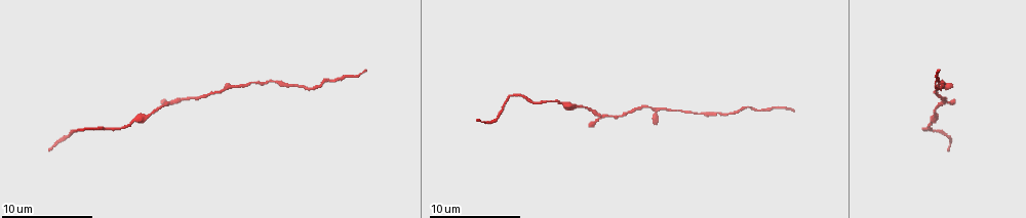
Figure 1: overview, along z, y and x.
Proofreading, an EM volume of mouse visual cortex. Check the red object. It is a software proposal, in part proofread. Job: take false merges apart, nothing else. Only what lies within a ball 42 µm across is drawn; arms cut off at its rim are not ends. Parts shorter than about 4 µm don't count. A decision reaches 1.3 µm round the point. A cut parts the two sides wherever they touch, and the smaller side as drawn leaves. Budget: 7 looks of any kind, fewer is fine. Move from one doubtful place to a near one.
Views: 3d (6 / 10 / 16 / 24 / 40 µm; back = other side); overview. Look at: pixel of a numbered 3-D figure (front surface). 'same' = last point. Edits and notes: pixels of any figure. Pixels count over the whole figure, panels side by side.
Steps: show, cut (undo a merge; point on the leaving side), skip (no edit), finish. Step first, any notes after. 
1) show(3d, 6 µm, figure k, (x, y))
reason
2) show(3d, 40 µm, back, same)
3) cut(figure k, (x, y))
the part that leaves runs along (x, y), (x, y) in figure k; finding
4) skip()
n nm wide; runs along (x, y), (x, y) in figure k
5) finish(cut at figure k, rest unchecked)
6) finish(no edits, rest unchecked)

show(3d, 10 µm, figure 1, (667, 107))
sudden change in width

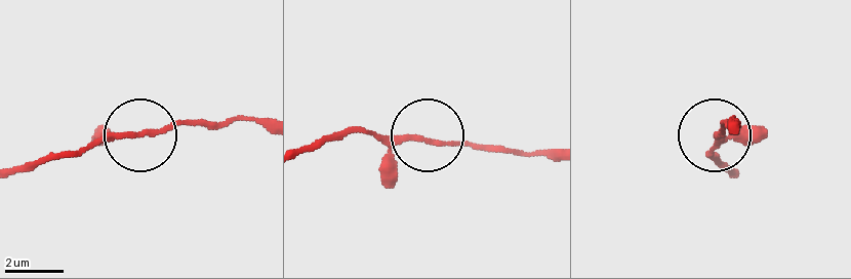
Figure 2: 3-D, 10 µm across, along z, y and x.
skip()
runs along (307, 152), (358, 130), (502, 145) in figure 2; one neuron here

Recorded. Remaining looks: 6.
show(3d, 6 µm, figure 1, (320, 84))
sudden change in width

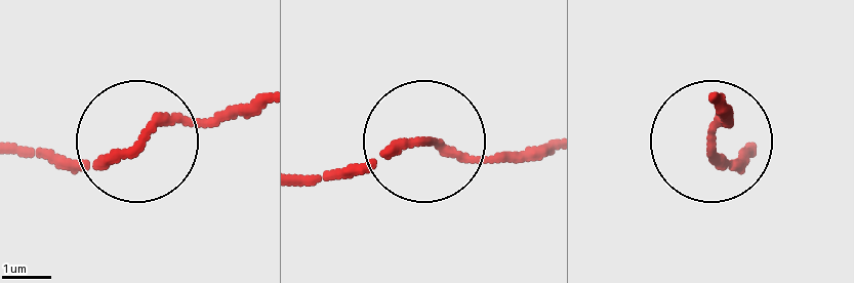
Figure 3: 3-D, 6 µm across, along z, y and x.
skip()
runs along (16, 145), (90, 165), (245, 108) in figure 3; continuous, no second neuron

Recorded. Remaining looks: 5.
show(3d, 6 µm, figure 1, (177, 100))
thick turns thin

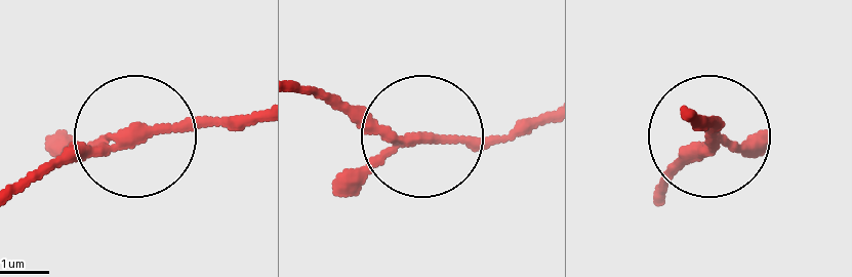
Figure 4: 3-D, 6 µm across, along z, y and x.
skip()
runs along (710, 121), (673, 169) in figure 4; one neuron here

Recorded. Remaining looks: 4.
show(3d, 10 µm, figure 1, (132, 119))

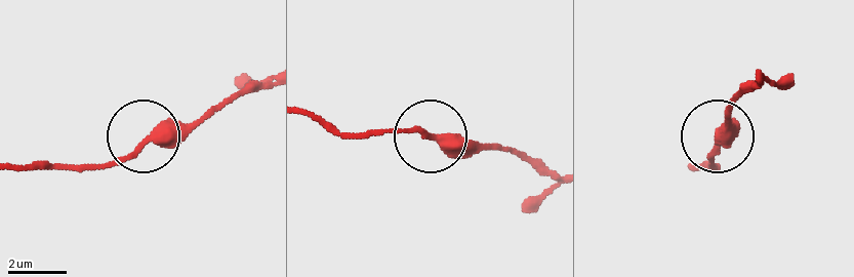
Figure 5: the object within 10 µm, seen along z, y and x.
skip()
continuous, no second neuron

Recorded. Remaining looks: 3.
finish(no edits, rest unchecked)

